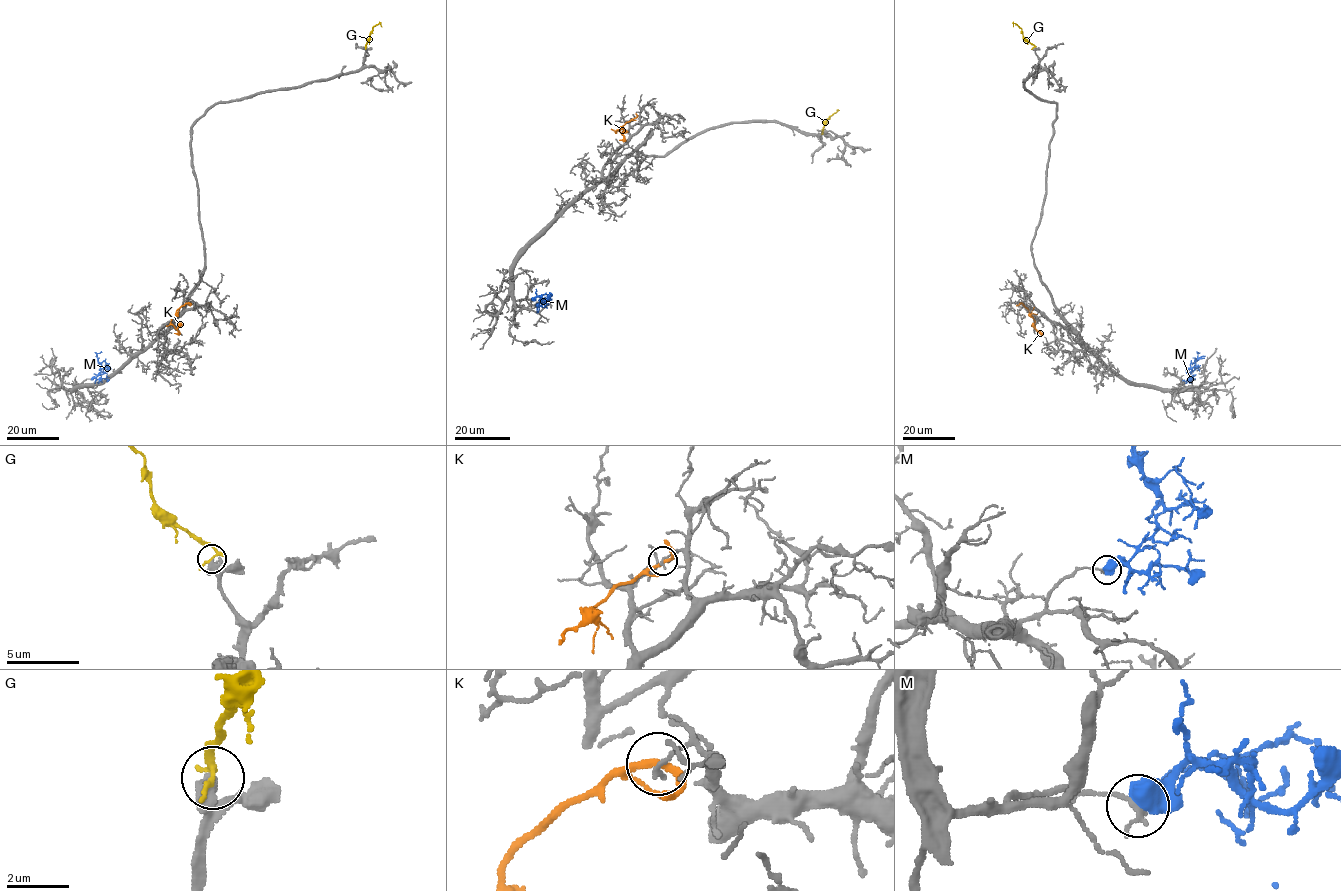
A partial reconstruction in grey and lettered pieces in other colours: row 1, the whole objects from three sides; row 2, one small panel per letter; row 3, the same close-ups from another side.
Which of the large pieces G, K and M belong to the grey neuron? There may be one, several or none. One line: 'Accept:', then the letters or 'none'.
Accept: none

